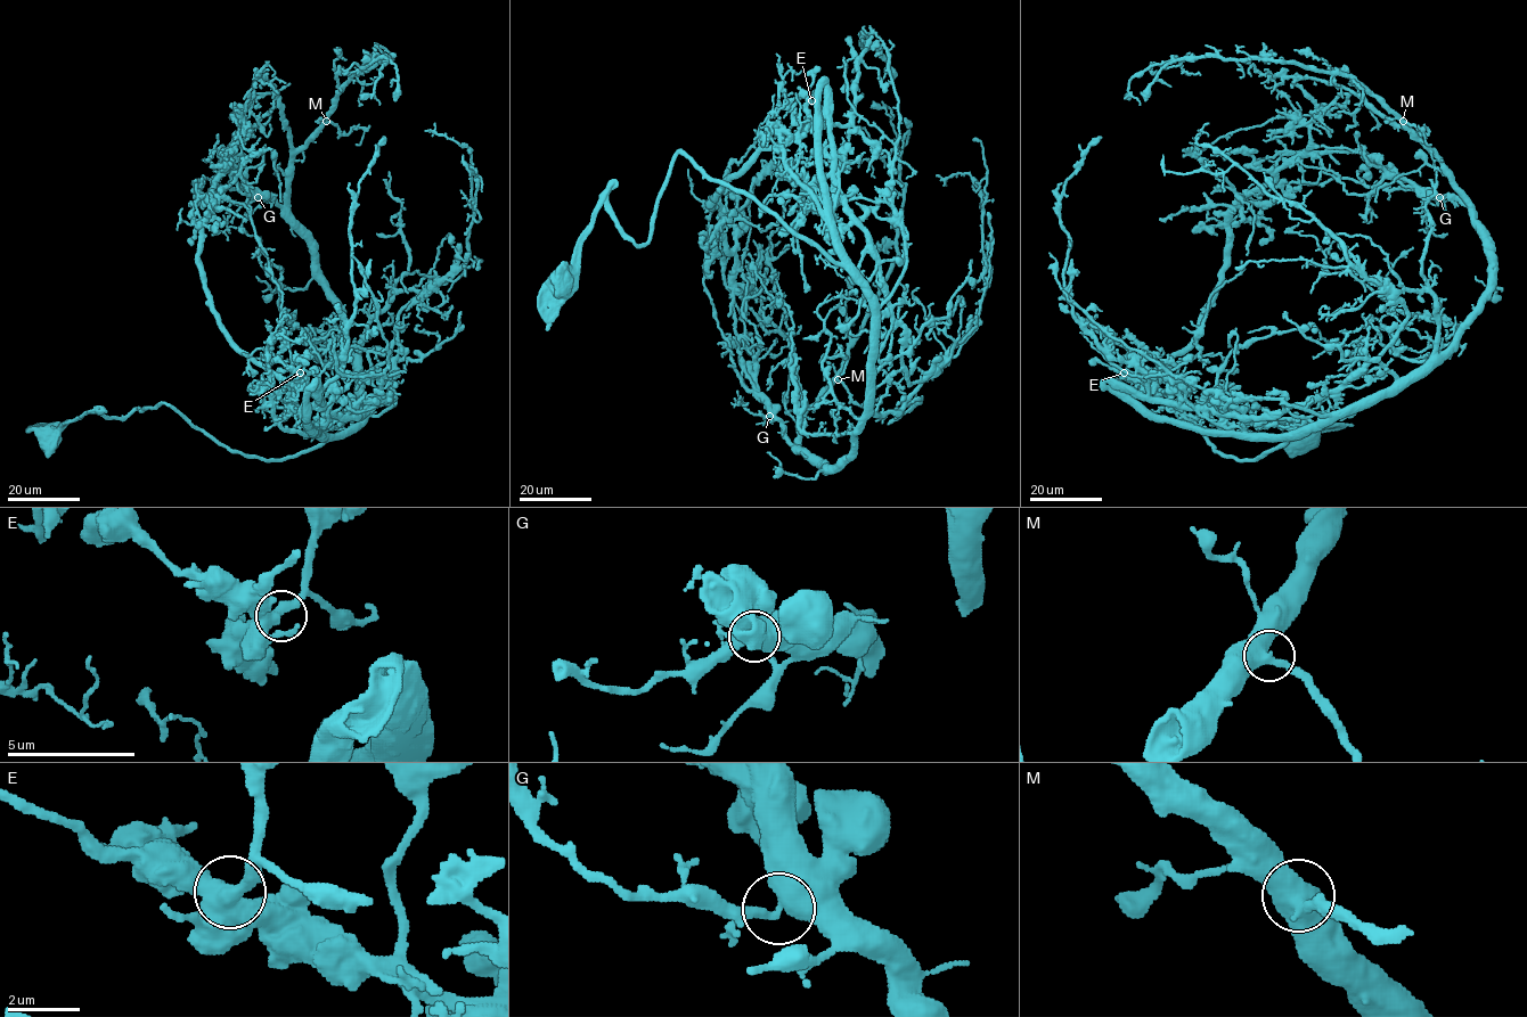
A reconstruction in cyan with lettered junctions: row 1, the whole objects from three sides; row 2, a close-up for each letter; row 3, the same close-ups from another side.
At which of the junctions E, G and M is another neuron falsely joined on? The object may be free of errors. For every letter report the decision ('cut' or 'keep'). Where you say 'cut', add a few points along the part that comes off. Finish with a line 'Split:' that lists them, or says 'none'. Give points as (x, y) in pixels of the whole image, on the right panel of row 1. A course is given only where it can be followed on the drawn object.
E: keep
G: keep
M: keep
Split: none

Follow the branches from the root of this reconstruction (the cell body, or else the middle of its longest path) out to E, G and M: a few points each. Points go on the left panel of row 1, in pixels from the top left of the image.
E: (52, 434), (86, 412), (123, 417), (165, 403), (233, 450), (284, 460), (332, 439), (280, 425), (300, 372)
G: (52, 434), (86, 412), (165, 403), (233, 450), (284, 460), (360, 419), (360, 359), (307, 231), (258, 197)
M: (52, 434), (165, 403), (284, 460), (360, 419), (360, 359), (290, 208), (290, 161), (326, 121)

